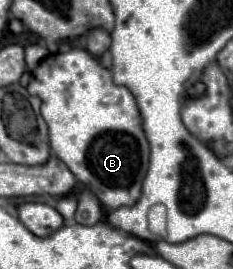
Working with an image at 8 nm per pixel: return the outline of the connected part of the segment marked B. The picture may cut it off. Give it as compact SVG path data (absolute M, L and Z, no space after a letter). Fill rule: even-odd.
M72 48L68 52L50 54L48 58L44 58L32 72L28 90L42 100L42 116L48 124L52 154L58 154L58 158L66 162L78 182L88 186L110 210L116 210L120 206L132 206L140 198L140 188L148 170L150 152L148 140L140 126L134 96L124 86L116 86L112 80L112 72L82 48Z

